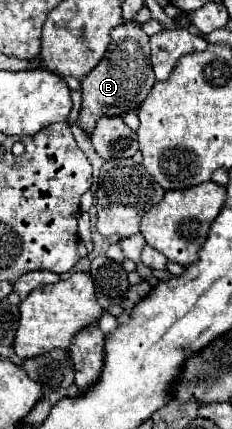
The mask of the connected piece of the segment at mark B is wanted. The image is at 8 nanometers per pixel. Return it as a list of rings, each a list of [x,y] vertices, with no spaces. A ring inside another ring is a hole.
[[[122,23],[112,33],[112,41],[102,61],[82,79],[82,111],[76,125],[90,137],[100,117],[122,117],[128,109],[138,109],[154,85],[148,35],[138,23]]]

